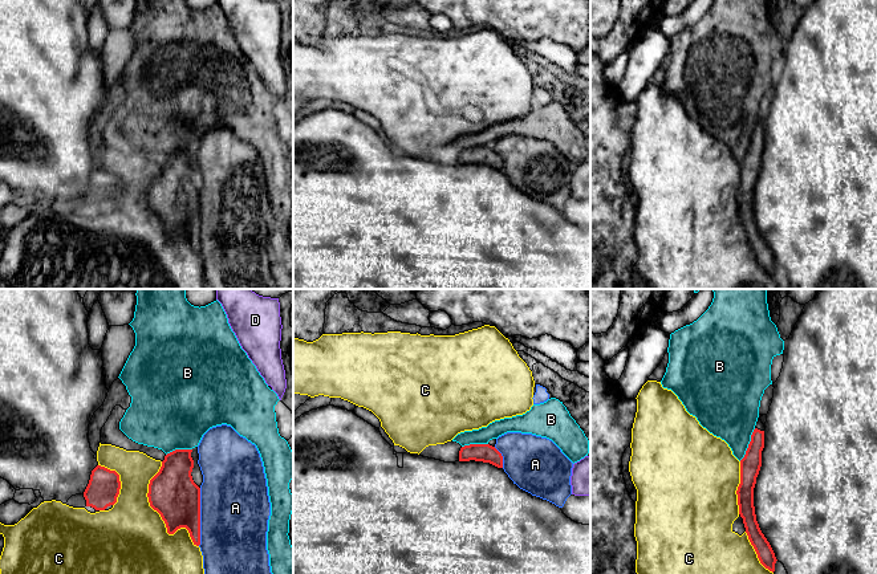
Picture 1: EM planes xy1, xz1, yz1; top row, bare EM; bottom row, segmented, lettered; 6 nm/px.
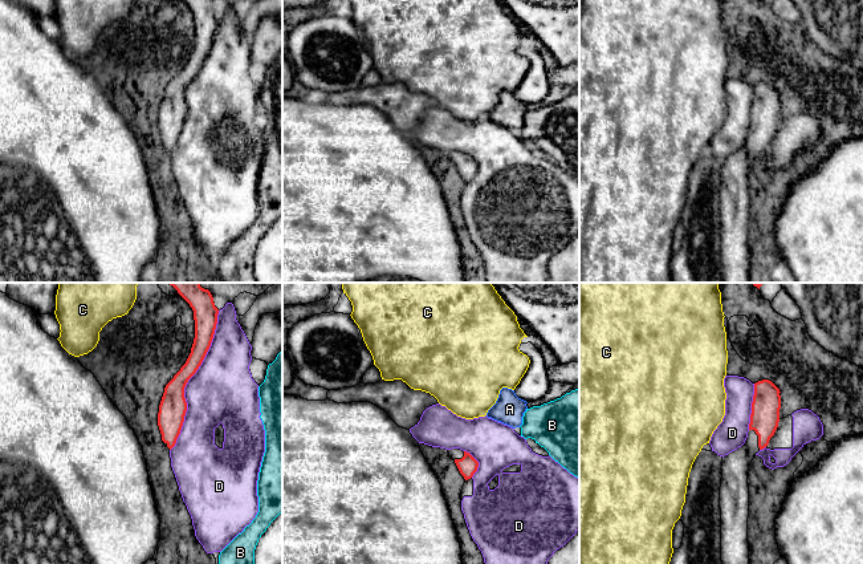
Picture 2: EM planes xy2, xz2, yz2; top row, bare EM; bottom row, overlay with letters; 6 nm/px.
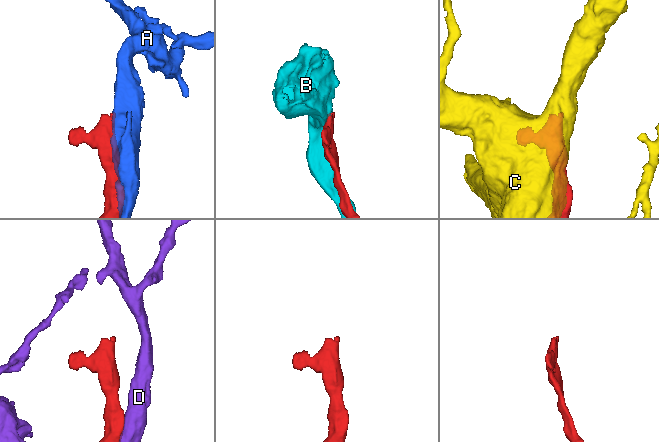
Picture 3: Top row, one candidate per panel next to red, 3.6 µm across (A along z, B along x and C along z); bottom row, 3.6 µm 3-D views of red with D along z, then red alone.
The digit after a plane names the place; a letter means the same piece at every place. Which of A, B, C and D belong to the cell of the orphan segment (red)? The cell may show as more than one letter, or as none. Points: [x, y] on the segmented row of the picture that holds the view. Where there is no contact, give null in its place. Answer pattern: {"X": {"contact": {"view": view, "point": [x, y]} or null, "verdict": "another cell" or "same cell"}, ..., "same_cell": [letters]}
{"A": {"contact": {"view": "xy1", "point": [199, 517]}, "verdict": "another cell"}, "B": {"contact": {"view": "yz1", "point": [748, 444]}, "verdict": "another cell"}, "C": {"contact": {"view": "xy1", "point": [159, 513]}, "verdict": "another cell"}, "D": {"contact": {"view": "xy2", "point": [187, 381]}, "verdict": "another cell"}, "same_cell": []}

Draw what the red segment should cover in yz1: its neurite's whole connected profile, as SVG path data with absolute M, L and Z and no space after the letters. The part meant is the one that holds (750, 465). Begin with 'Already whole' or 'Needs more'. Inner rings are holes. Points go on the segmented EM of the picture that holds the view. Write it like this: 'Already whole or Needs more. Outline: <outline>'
Needs more. Outline: M759 415L758 418L746 455L740 460L740 484L738 487L736 494L739 514L743 518L748 540L754 546L760 563L774 573L777 559L770 542L759 528L754 506L754 488L762 467L762 451L764 448L766 427L760 420L762 416L763 415Z

